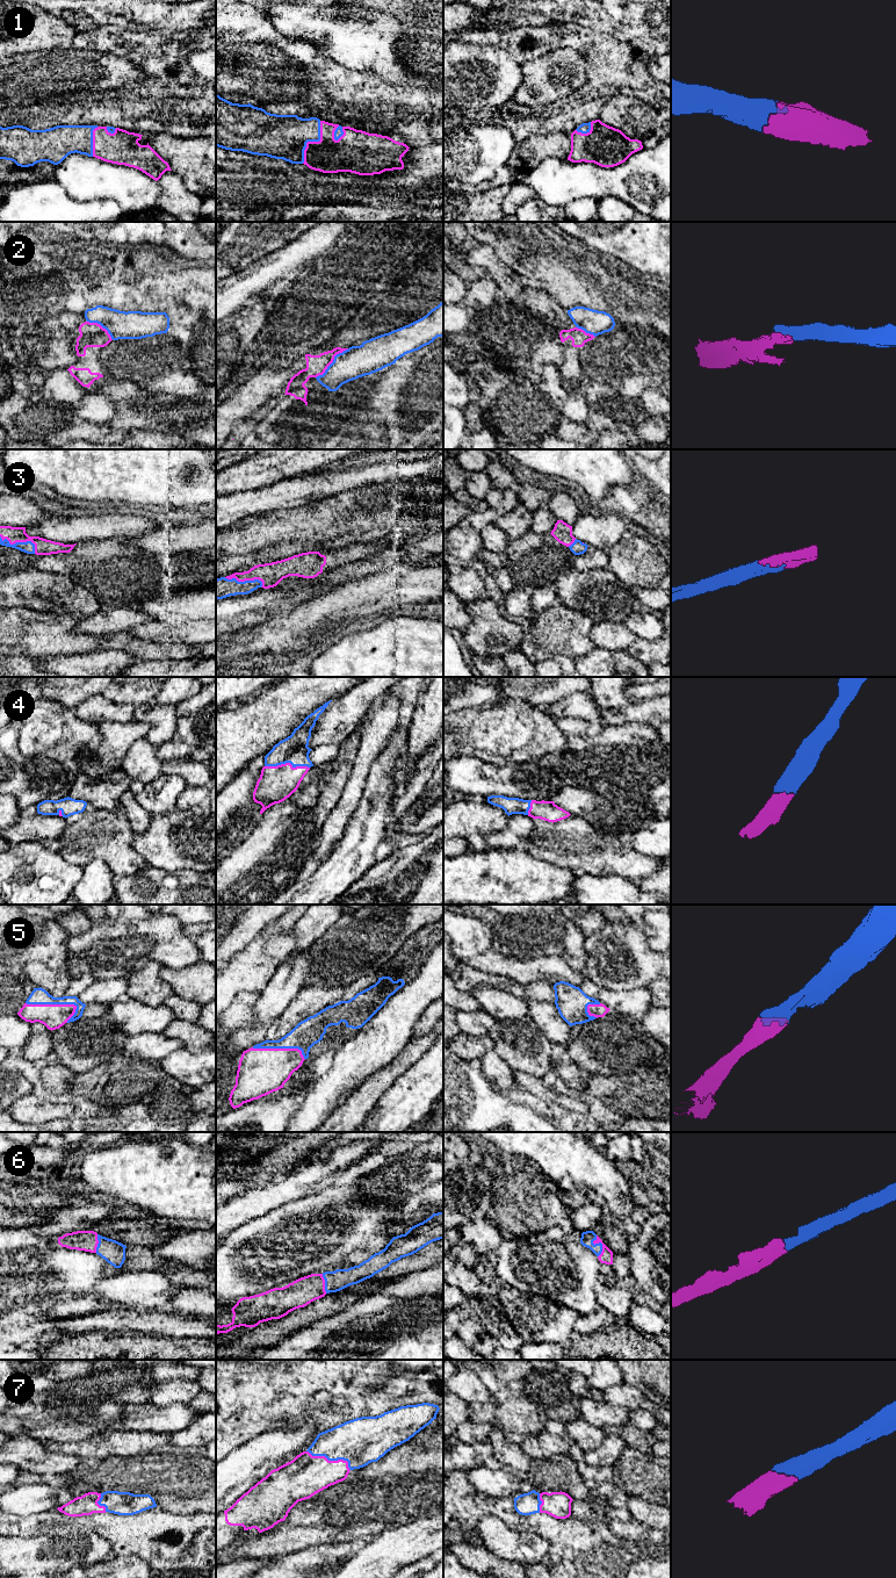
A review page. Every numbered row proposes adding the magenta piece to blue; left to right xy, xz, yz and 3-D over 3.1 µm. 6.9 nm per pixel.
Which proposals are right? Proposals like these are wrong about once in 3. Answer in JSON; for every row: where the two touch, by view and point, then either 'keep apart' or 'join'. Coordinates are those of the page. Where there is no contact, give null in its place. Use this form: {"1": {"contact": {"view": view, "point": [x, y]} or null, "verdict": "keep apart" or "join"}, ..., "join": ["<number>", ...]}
{"1": {"contact": {"view": "xz", "point": [312, 141]}, "verdict": "join"}, "2": {"contact": {"view": "xz", "point": [333, 361]}, "verdict": "keep apart"}, "3": {"contact": {"view": "xy", "point": [21, 542]}, "verdict": "join"}, "4": {"contact": {"view": "xz", "point": [287, 762]}, "verdict": "join"}, "5": {"contact": {"view": "xy", "point": [51, 1003]}, "verdict": "join"}, "6": {"contact": {"view": "yz", "point": [600, 1243]}, "verdict": "join"}, "7": {"contact": {"view": "xz", "point": [331, 1460]}, "verdict": "join"}, "join": ["1", "3", "4", "5", "6", "7"]}

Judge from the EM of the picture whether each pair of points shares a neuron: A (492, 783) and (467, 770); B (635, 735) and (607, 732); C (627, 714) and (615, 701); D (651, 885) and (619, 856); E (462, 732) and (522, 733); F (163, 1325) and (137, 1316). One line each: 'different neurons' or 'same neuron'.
A: same neuron
B: same neuron
C: different neurons
D: different neurons
E: same neuron
F: same neuron

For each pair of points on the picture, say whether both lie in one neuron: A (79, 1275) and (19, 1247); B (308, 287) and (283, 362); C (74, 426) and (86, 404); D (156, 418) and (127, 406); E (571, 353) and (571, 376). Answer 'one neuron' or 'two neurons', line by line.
A: one neuron
B: one neuron
C: two neurons
D: one neuron
E: one neuron

